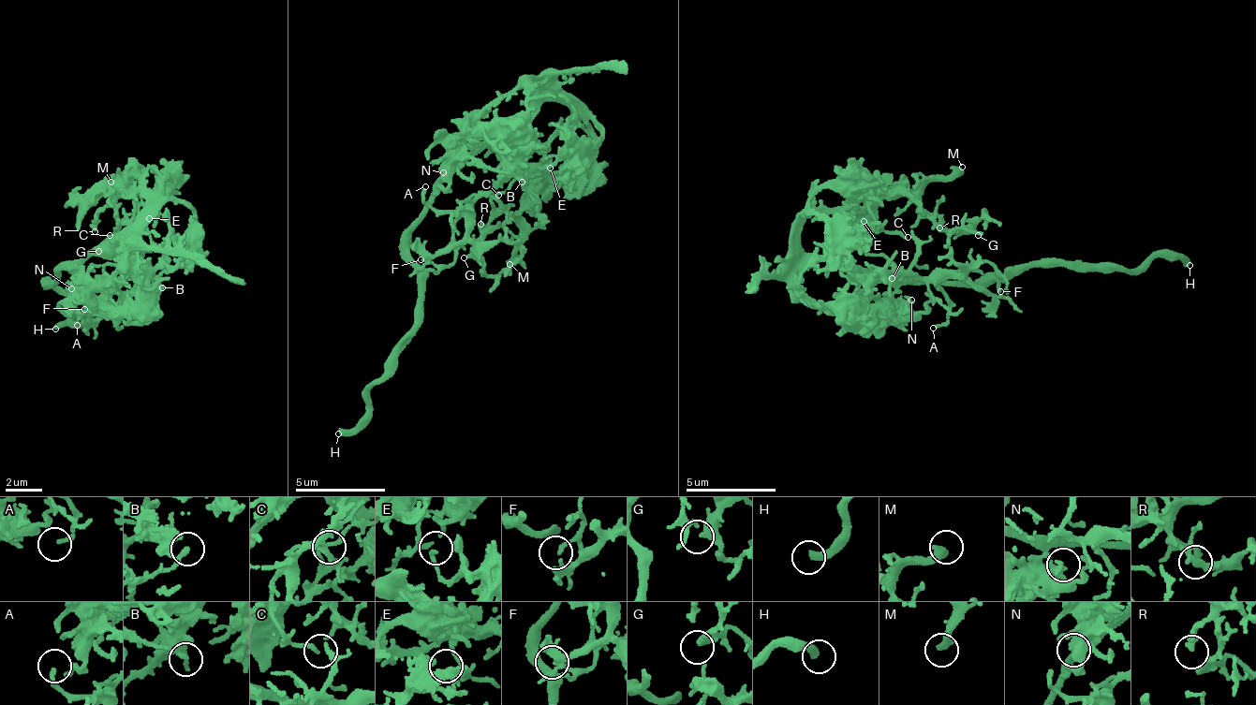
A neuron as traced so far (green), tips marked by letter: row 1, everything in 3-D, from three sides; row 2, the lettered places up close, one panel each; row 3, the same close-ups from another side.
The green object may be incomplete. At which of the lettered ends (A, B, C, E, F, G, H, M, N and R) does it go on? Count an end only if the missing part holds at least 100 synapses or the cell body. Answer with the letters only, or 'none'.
H

